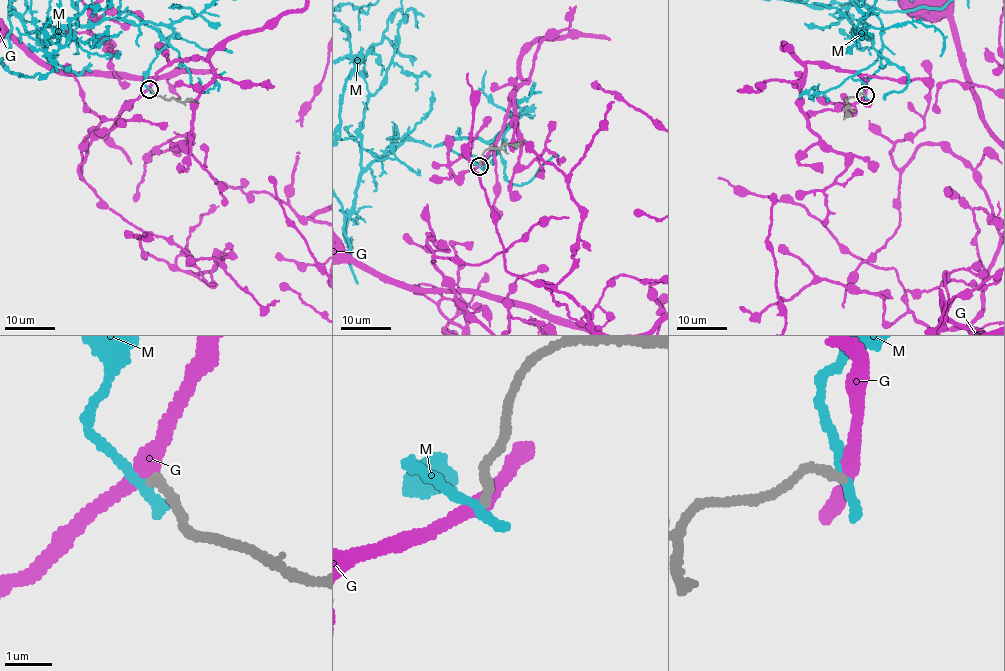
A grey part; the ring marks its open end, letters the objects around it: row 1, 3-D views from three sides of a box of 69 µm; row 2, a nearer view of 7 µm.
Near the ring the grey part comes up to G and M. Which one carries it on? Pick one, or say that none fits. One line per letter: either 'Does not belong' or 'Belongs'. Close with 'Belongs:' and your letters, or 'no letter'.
G: Does not belong
M: Does not belong
Belongs: no letter

